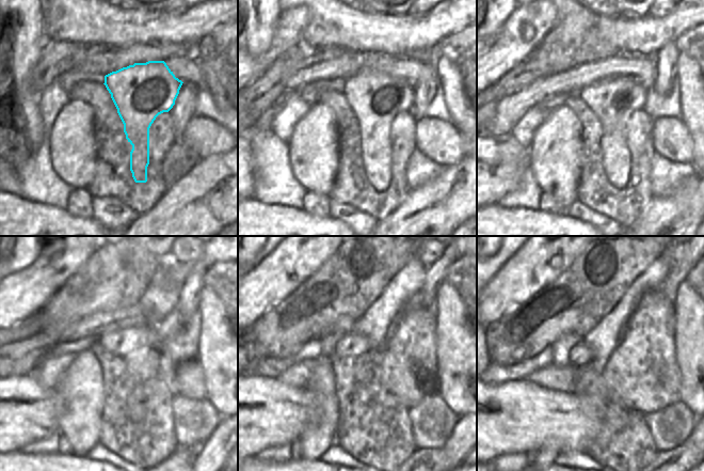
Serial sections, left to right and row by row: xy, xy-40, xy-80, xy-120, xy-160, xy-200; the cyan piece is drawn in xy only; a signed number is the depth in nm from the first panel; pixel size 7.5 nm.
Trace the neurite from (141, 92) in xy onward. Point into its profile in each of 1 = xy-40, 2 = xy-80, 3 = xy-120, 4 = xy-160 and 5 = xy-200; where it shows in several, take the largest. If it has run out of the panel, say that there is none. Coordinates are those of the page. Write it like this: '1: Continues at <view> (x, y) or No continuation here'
1: Continues at xy-40 (376, 97)
2: Continues at xy-80 (612, 100)
3: Continues at xy-120 (132, 344)
4: Continues at xy-160 (350, 344)
5: Continues at xy-200 (580, 355).

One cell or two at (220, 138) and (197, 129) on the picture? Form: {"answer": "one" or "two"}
{"answer": "one"}

